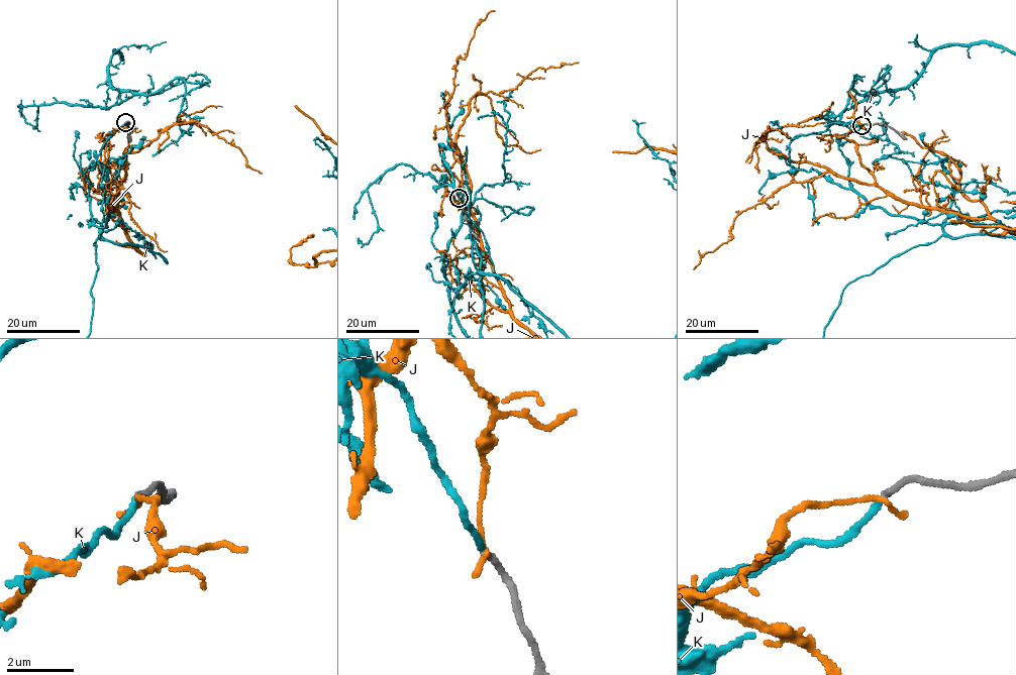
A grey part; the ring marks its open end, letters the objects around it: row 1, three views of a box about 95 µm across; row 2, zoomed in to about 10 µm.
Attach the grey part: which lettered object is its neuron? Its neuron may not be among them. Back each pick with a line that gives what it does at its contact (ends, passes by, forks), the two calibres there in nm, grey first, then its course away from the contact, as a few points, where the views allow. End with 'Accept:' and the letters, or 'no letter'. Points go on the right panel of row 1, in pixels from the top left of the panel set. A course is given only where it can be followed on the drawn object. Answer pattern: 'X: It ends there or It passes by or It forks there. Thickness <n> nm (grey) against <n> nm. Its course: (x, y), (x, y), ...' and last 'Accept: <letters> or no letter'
K: It ends there. Thickness 180 nm (grey) against 180 nm
Accept: K

